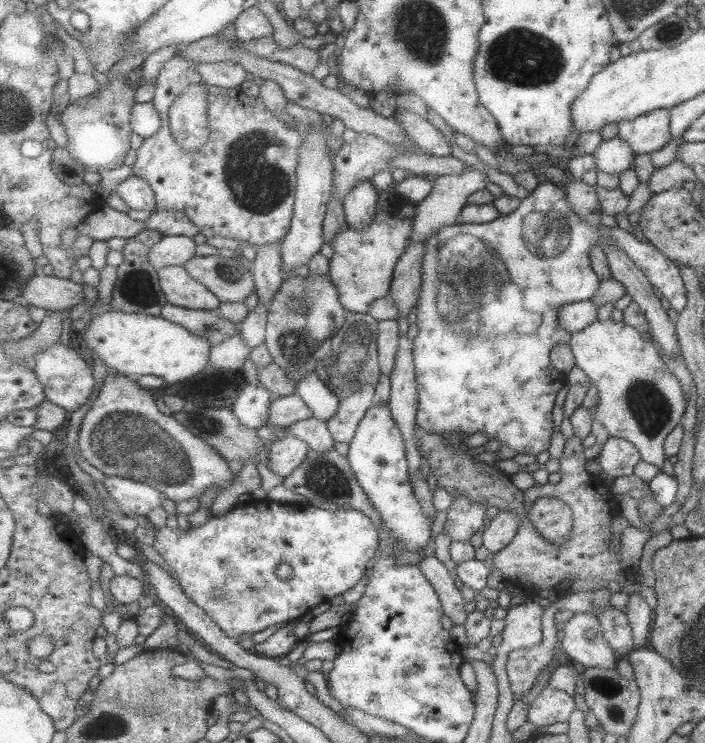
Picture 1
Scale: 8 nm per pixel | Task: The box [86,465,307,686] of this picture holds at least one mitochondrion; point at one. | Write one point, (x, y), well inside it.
(218, 599)

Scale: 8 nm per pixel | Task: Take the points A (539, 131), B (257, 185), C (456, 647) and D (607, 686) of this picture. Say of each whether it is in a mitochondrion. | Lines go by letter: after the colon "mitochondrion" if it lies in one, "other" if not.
A: other
B: mitochondrion
C: other
D: mitochondrion

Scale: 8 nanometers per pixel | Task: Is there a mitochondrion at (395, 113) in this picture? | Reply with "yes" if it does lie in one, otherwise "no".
no

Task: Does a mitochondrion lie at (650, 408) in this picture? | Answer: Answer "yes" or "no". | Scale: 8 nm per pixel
yes

